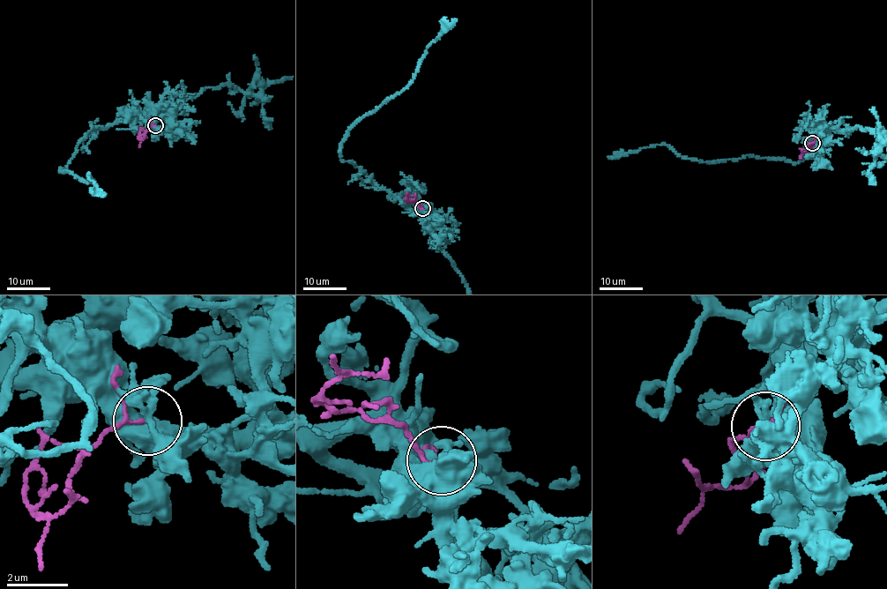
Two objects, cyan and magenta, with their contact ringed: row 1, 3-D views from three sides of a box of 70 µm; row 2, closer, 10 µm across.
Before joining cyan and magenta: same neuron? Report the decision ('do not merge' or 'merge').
do not merge

